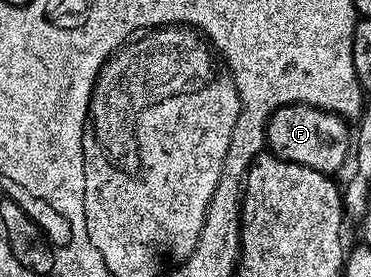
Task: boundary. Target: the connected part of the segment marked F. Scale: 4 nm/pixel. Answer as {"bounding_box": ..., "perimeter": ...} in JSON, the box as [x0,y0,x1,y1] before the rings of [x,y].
{"bounding_box":[266,104,352,174],"perimeter":[[[286,104],[282,108],[277,108],[270,115],[269,122],[266,123],[266,148],[274,156],[281,160],[296,162],[300,166],[308,166],[317,172],[335,174],[342,167],[347,167],[348,157],[352,152],[352,128],[350,128],[343,117],[337,116],[335,112],[326,112],[323,108],[313,108],[311,104]]]}

